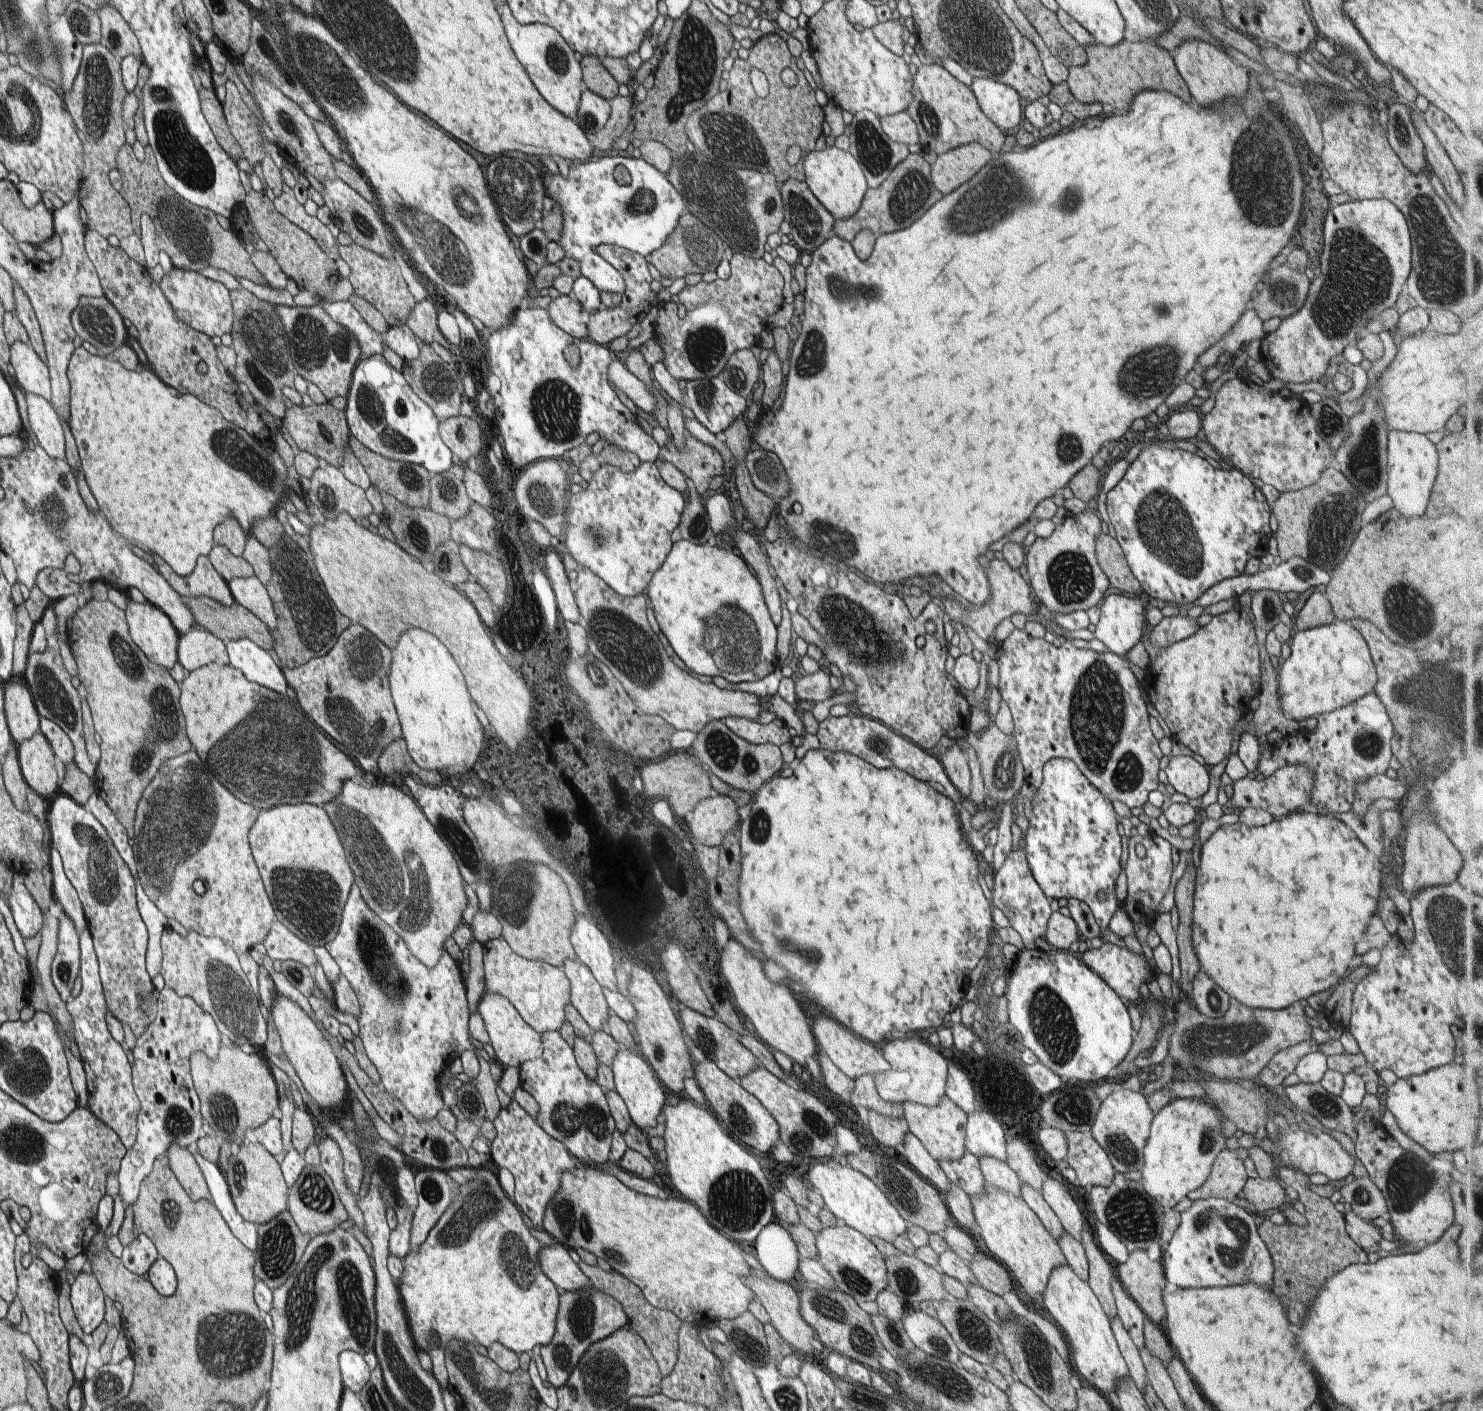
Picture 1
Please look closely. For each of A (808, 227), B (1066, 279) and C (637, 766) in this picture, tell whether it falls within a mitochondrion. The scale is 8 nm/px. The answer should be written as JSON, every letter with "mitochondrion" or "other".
{"A":"mitochondrion","B":"other","C":"other"}

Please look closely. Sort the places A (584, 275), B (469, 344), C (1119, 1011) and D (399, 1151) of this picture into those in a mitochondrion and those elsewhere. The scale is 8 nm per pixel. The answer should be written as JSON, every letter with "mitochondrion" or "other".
{"A":"other","B":"other","C":"other","D":"other"}

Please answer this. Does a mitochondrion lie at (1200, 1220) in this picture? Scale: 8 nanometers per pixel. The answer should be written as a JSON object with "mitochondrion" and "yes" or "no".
{"mitochondrion":"yes"}

